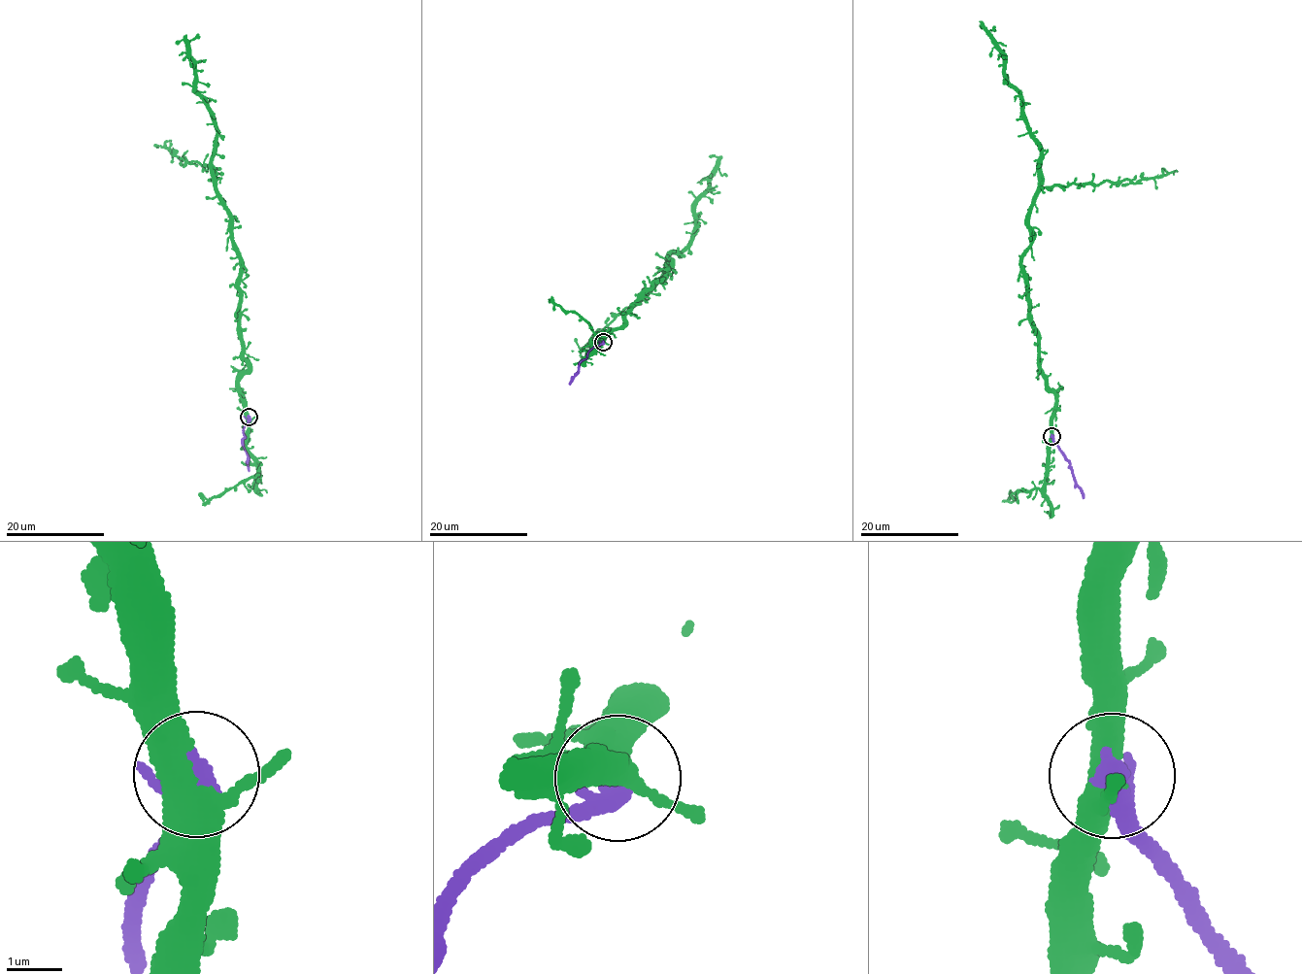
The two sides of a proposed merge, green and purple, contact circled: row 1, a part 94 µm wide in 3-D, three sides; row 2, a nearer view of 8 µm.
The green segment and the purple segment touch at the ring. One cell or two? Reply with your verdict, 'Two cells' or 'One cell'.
Two cells

